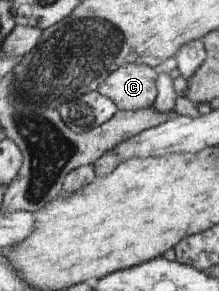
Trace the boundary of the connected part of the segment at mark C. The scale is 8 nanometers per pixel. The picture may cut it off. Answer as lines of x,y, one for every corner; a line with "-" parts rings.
128,64
111,73
100,85
99,92
112,99
119,110
146,109
157,102
159,73
150,65

